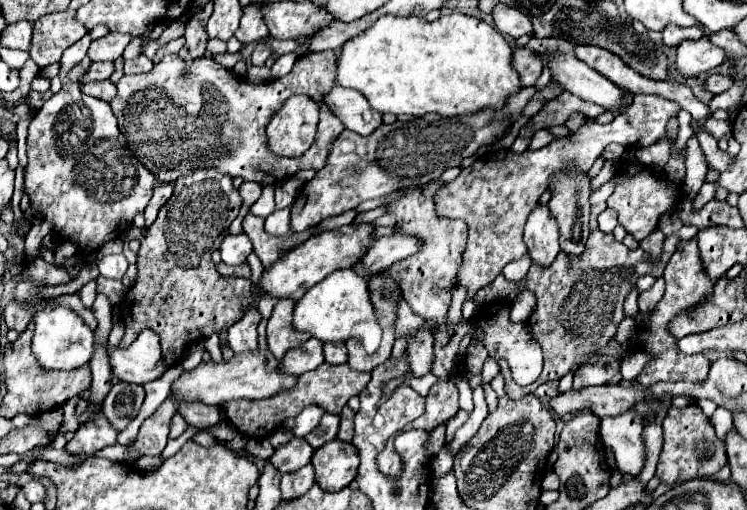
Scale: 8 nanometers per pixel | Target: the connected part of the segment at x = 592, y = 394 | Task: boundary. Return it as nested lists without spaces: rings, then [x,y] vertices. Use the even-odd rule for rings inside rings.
[[[602,385],[558,393],[556,397],[550,399],[550,407],[560,417],[568,413],[580,413],[584,409],[594,411],[598,417],[606,417],[620,415],[622,411],[634,407],[636,401],[640,401],[640,393],[632,387]]]

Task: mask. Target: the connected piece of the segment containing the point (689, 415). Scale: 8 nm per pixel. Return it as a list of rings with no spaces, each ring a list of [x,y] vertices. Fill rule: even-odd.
[[[688,405],[682,409],[670,407],[666,419],[662,421],[662,427],[664,427],[664,449],[660,453],[656,475],[662,479],[664,485],[678,485],[698,475],[706,479],[726,465],[726,445],[722,439],[716,437],[714,425],[698,405]]]

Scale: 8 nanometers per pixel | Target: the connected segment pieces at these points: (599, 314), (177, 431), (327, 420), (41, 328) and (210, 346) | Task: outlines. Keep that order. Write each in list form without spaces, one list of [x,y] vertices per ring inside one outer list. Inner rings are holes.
[[[590,221],[590,237],[586,251],[570,259],[568,255],[558,253],[550,267],[538,267],[532,263],[528,271],[528,283],[524,289],[534,291],[536,309],[528,319],[530,333],[544,351],[544,371],[542,375],[554,375],[556,379],[564,377],[574,365],[582,365],[598,347],[604,347],[614,335],[624,319],[624,297],[630,293],[638,277],[652,273],[662,277],[664,265],[670,261],[674,247],[678,243],[692,239],[698,233],[694,225],[684,225],[680,231],[666,237],[662,253],[652,259],[642,249],[630,251],[624,243],[618,243],[614,235],[606,235],[598,229],[596,221]],[[554,349],[556,353],[546,353]]]
[[[174,415],[172,423],[170,423],[170,439],[180,437],[186,429],[188,429],[188,423],[184,421],[184,417],[182,417],[182,415]]]
[[[324,413],[322,421],[318,423],[318,427],[306,435],[306,441],[308,441],[314,449],[318,449],[318,447],[322,447],[324,443],[336,439],[338,425],[340,425],[338,415],[328,415],[328,413]]]
[[[32,281],[34,293],[20,303],[32,313],[32,323],[34,323],[34,337],[32,337],[32,355],[38,359],[38,363],[44,369],[60,369],[60,371],[72,371],[82,365],[86,365],[92,359],[94,351],[94,333],[92,329],[82,321],[80,315],[76,315],[68,307],[42,307],[38,309],[44,301],[50,301],[54,297],[40,295],[40,289],[46,287],[42,281]]]
[[[216,333],[206,339],[206,351],[210,353],[212,361],[220,361],[220,359],[222,359],[222,353],[220,353],[220,339],[218,339]]]

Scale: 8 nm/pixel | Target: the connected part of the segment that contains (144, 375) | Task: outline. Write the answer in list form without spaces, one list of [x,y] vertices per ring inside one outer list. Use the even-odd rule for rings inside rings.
[[[144,329],[128,349],[108,347],[110,365],[116,375],[126,383],[144,385],[166,373],[166,363],[160,353],[160,341],[154,331]]]

